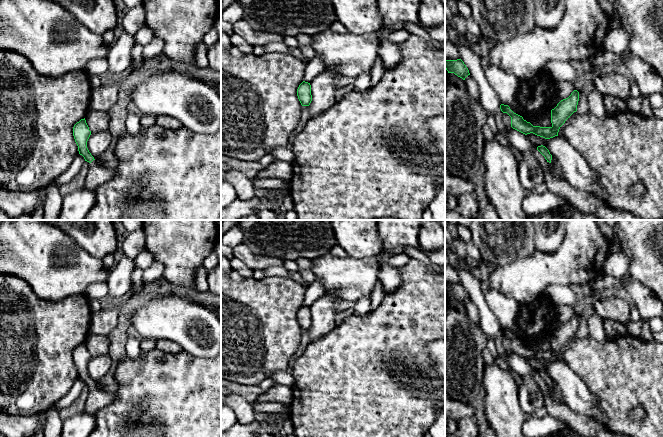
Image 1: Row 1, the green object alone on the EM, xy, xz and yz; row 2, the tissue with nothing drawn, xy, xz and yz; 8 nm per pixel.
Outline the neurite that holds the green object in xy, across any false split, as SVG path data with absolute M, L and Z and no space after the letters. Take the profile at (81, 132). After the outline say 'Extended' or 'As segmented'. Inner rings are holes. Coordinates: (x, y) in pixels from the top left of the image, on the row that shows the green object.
M85 118L74 125L73 136L78 146L79 154L84 157L85 161L90 163L84 189L94 191L103 183L111 180L116 175L116 169L102 167L96 162L87 148L87 141L90 135L91 131Z. Extended

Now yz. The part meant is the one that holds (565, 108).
M574 90L571 95L561 100L557 106L551 110L551 127L533 126L530 122L523 119L522 116L514 113L508 105L501 104L500 109L511 117L511 127L525 135L533 133L545 139L558 136L560 127L565 121L577 111L579 101L579 92Z. As segmented

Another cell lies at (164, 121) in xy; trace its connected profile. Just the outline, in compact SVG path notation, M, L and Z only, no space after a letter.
M167 115L156 116L156 125L165 129L173 130L177 130L183 127L182 123L179 120Z

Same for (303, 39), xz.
M299 34L295 36L295 38L300 46L311 45L314 39L313 35L308 35L308 34Z

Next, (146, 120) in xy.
M141 114L141 127L151 127L156 124L156 116Z

